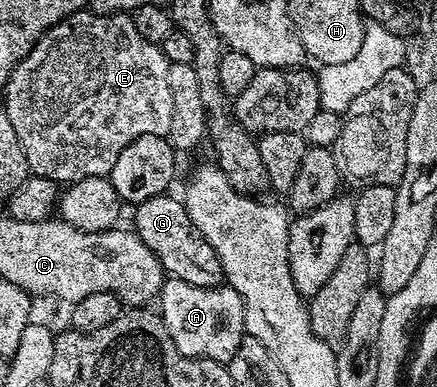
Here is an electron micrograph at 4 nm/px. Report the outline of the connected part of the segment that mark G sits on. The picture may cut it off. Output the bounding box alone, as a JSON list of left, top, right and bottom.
[132,195,224,288]

